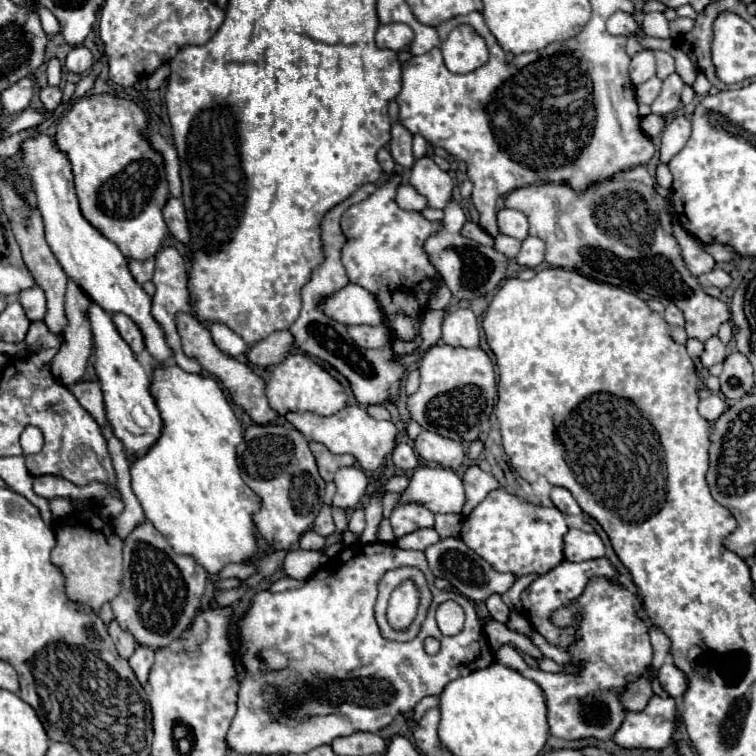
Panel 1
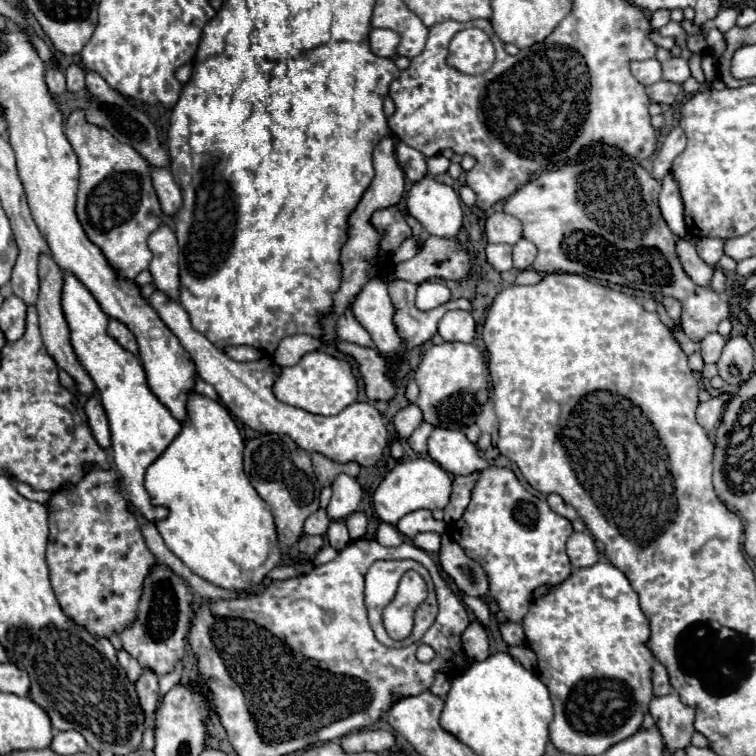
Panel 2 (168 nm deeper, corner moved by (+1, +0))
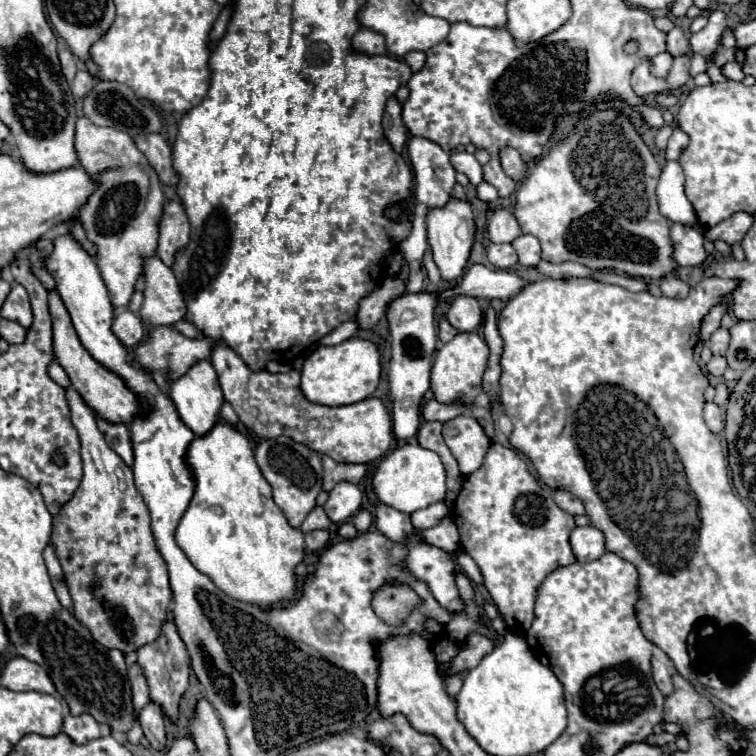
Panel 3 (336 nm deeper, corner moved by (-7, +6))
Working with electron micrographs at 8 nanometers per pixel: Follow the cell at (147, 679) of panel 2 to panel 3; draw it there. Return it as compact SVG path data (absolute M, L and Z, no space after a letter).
M148 703L140 711L138 721L144 729L146 739L150 741L150 747L156 751L164 751L166 749L166 731L164 731L164 715L160 713L160 707L154 703Z

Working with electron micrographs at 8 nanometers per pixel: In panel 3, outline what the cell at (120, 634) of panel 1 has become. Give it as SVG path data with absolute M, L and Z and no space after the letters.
M132 665L128 669L128 679L130 679L130 687L132 687L132 707L134 707L134 713L138 715L142 707L148 705L148 685L144 681L144 675L140 673L140 667L138 665Z

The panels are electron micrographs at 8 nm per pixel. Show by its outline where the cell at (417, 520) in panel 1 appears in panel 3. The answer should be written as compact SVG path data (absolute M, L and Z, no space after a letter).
M438 501L426 509L420 509L416 513L412 513L412 525L416 525L416 529L430 529L434 525L440 523L440 519L444 519L448 515L448 507L444 501Z

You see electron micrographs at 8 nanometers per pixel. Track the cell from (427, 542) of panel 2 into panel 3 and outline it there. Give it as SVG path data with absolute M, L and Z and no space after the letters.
M444 517L444 521L440 521L440 525L428 529L428 531L420 531L424 533L424 539L430 545L438 545L448 553L456 553L460 547L460 537L458 537L458 529L454 525L452 519Z

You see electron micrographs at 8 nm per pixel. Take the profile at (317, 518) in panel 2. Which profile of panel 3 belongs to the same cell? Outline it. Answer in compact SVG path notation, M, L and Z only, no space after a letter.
M314 507L314 509L308 513L308 517L304 519L304 523L300 525L300 531L302 531L302 533L308 533L308 531L328 529L328 527L330 527L330 521L328 521L324 509L322 509L322 507Z

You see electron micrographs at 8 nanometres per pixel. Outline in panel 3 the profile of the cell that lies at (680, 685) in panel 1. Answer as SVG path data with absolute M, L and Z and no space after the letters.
M656 651L654 657L652 657L652 675L654 675L654 681L656 681L658 689L660 689L664 695L670 695L670 693L672 693L670 663L668 663L666 655L660 653L660 651Z

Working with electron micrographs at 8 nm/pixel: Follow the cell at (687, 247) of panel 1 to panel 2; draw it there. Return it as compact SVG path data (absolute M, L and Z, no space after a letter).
M700 237L700 239L698 239L698 245L696 245L700 259L702 259L704 263L708 263L708 265L718 265L720 257L724 255L724 251L722 251L722 243L724 243L722 239Z

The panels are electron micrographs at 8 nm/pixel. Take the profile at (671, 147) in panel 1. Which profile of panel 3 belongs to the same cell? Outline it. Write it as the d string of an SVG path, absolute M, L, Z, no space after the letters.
M674 129L674 133L668 139L668 147L666 147L666 159L676 161L680 157L680 153L688 147L688 135L682 129Z

